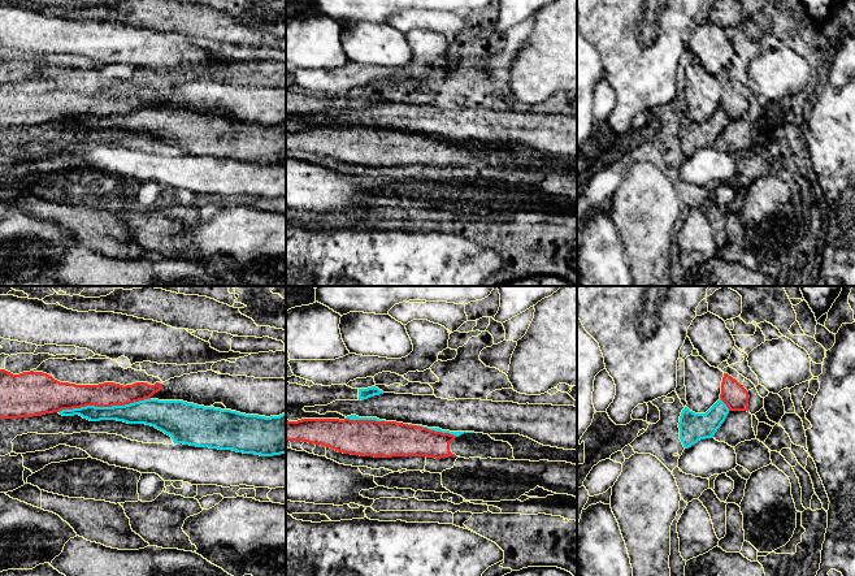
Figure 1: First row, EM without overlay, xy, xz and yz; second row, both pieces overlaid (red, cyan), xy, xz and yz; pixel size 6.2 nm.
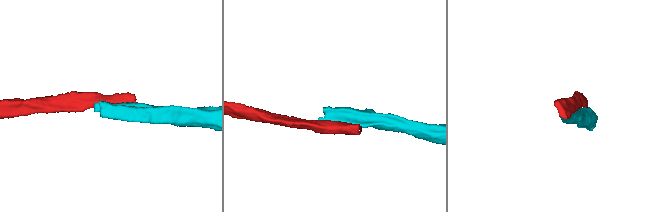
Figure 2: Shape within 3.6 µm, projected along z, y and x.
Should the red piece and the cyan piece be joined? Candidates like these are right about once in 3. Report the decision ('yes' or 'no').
no

